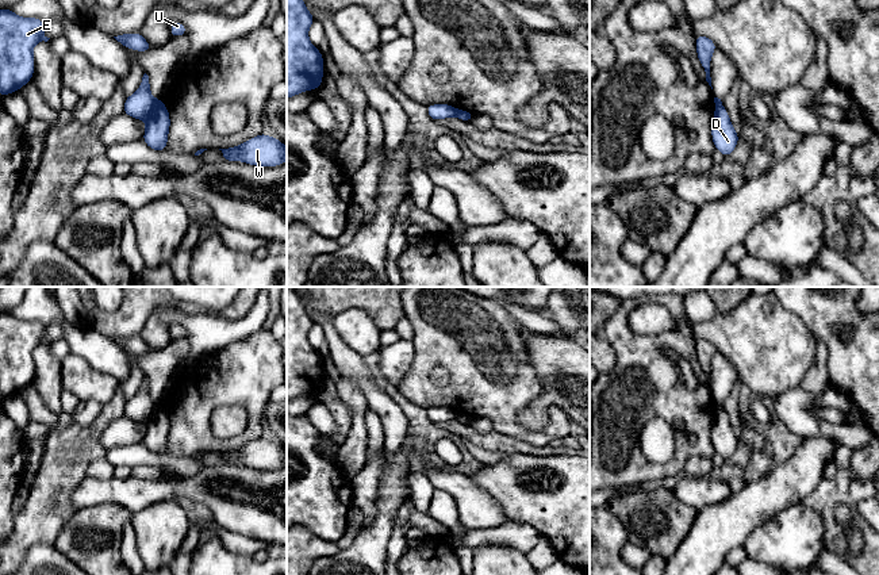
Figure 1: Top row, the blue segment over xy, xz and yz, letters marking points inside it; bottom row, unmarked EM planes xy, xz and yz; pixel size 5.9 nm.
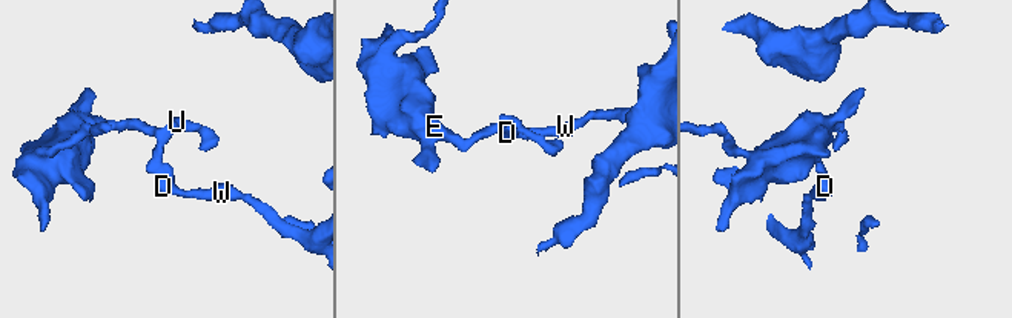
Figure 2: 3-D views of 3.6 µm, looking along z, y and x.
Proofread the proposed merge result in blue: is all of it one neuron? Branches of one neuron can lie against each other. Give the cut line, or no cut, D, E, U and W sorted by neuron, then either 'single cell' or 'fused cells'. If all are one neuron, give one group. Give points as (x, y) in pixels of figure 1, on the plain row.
xy (157, 402), (146, 425) | D W / E U | fused cells

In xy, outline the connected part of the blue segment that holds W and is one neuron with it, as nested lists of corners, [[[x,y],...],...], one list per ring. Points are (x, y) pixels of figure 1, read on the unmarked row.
[[[264,436],[242,448],[219,453],[223,464],[242,464],[254,469],[279,469],[287,464],[287,449]]]

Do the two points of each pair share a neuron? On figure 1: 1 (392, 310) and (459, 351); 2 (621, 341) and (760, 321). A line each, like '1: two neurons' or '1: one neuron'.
1: two neurons
2: two neurons

